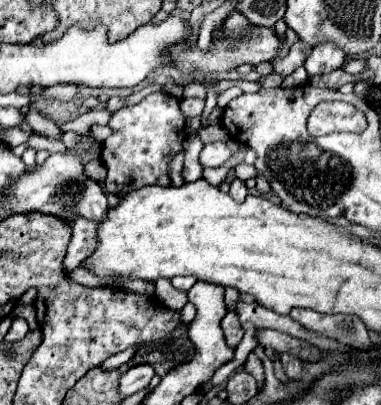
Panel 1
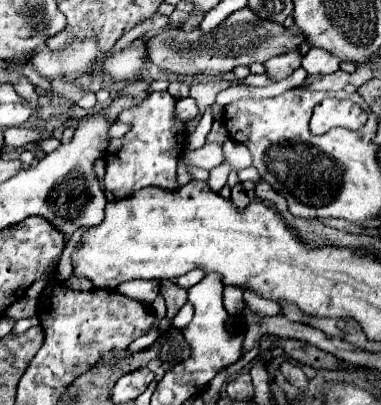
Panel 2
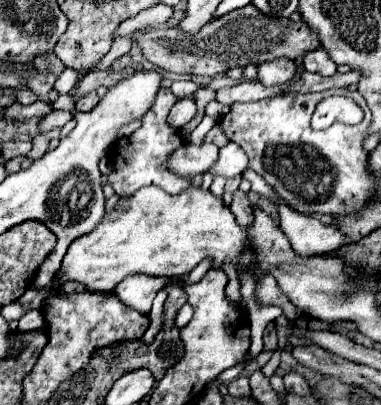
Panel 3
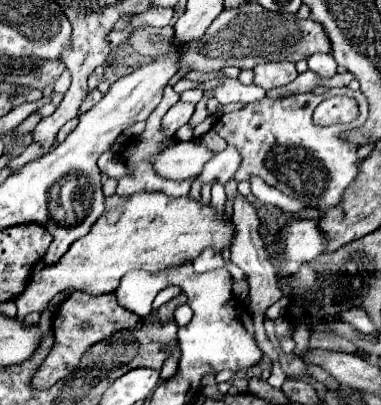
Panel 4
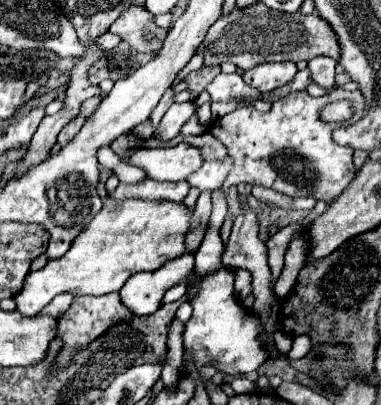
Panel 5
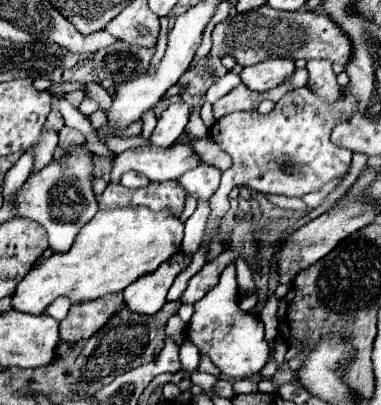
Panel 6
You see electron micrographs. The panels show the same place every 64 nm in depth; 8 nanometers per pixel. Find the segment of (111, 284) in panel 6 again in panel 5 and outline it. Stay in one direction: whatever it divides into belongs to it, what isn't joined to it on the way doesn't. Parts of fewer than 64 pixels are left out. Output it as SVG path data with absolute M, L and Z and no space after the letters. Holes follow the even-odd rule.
M106 200L102 210L94 216L94 220L88 224L88 228L84 228L84 232L80 232L80 236L72 242L72 248L64 256L50 258L42 270L30 272L24 278L22 290L14 296L16 310L24 316L36 316L42 312L42 308L54 296L58 296L62 292L68 292L72 296L104 296L110 292L118 292L120 286L132 274L158 270L164 262L174 260L176 256L182 256L186 252L184 238L188 232L190 218L192 218L192 210L188 210L184 204L172 204L172 202L148 204L142 200L122 200L122 202Z

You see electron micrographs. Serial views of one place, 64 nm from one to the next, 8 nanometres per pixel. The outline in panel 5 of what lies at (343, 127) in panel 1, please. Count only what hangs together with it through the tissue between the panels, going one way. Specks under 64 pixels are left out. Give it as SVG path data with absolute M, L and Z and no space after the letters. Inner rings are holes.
M332 102L322 112L322 118L328 122L344 122L350 116L352 116L352 104L350 102Z

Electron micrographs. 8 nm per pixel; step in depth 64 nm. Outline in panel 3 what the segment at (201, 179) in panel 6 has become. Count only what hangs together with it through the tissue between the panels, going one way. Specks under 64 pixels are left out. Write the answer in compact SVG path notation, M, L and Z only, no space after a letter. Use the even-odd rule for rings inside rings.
M228 142L224 148L220 148L218 160L212 164L212 168L208 170L212 176L236 176L242 174L248 166L248 156L244 154L244 150L238 144Z

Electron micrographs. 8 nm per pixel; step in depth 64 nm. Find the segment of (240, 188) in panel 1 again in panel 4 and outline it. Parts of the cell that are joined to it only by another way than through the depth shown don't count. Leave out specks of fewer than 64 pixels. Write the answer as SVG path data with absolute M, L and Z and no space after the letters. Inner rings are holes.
M236 196L234 200L234 216L232 216L232 224L234 224L234 240L230 244L230 260L236 262L236 266L240 266L244 270L244 274L250 278L250 312L253 314L254 335L258 347L267 355L272 362L280 364L280 349L275 349L267 337L264 329L264 312L266 308L270 308L274 302L278 302L282 298L282 292L278 290L276 284L276 270L272 268L272 264L268 262L268 250L266 250L266 242L262 240L258 228L260 228L260 218L256 208L244 198L244 196Z

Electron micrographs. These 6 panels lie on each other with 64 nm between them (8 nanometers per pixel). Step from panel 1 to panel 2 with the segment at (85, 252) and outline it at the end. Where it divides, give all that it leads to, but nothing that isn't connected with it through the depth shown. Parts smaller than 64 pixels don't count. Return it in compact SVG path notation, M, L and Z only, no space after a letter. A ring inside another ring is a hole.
M80 228L80 232L76 232L76 236L72 236L70 242L66 244L66 248L62 250L60 264L58 264L58 272L56 272L56 276L58 276L60 282L66 282L66 280L70 278L70 274L72 274L72 260L70 260L70 254L76 250L76 246L78 246L78 242L80 242L80 238L82 238L84 232L86 232L86 230Z

